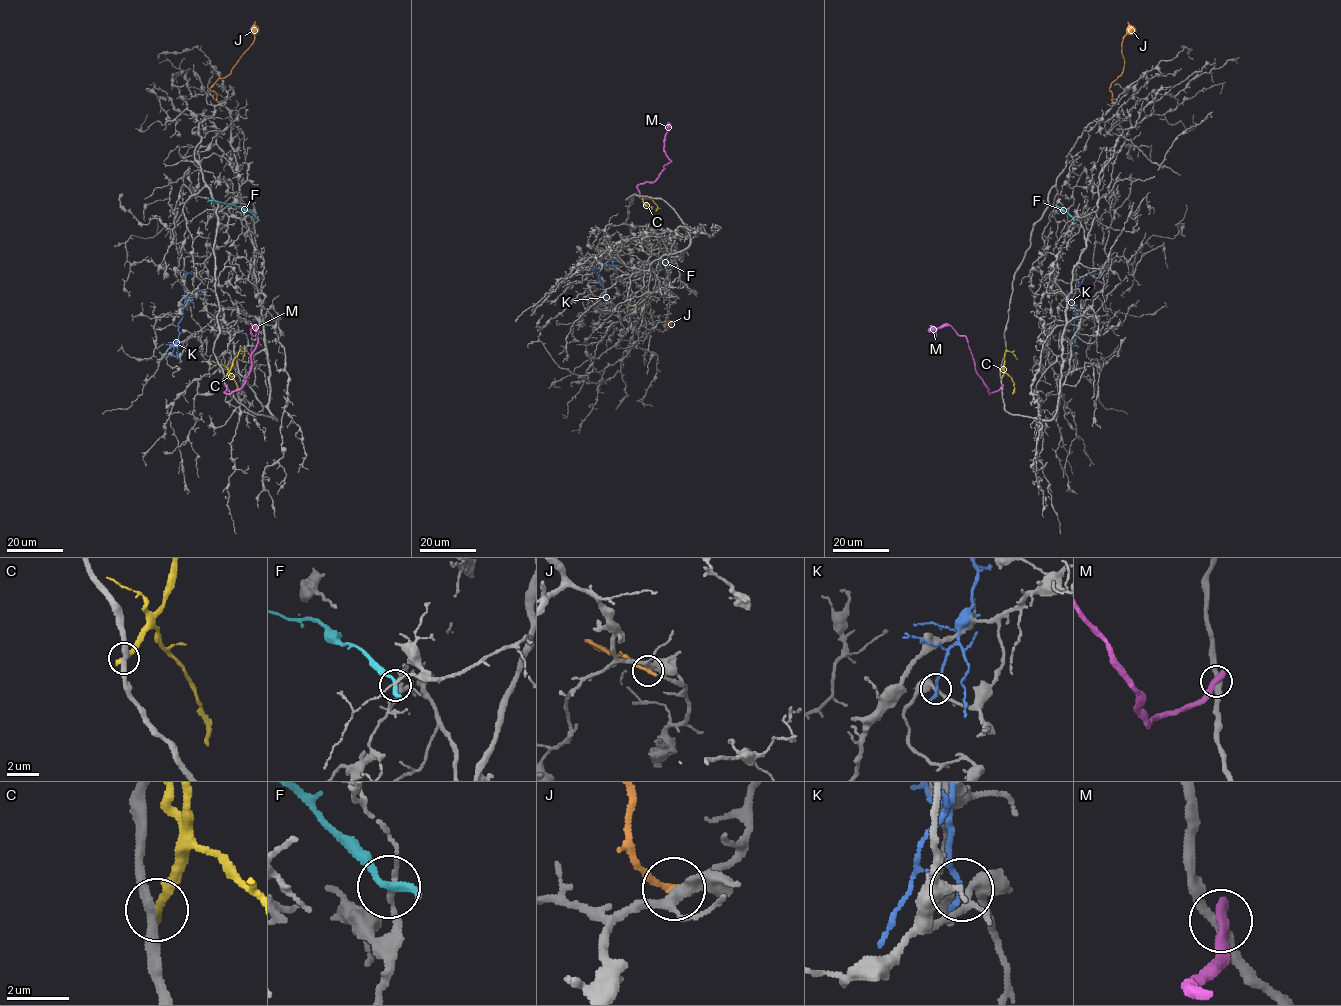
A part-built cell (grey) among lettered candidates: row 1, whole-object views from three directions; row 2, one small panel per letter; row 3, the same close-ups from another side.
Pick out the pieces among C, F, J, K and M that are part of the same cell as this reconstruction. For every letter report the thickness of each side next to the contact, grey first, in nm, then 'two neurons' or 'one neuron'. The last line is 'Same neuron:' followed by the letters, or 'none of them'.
C: 320 nm thick on the grey side, 320 nm on the other; two neurons
F: 130 nm thick on the grey side, 220 nm on the other; two neurons
J: 320 nm thick on the grey side, 280 nm on the other; two neurons
K: 260 nm thick on the grey side, 240 nm on the other; two neurons
M: 320 nm thick on the grey side, 480 nm on the other; two neurons
Same neuron: none of them

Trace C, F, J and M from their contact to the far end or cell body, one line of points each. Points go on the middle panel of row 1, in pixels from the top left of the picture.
C: (637, 195), (651, 199), (656, 206), (656, 211)
F: (670, 267), (641, 239), (620, 237)
J: (633, 308), (623, 303), (644, 317), (666, 316), (668, 321)
M: (640, 196), (638, 186), (655, 180), (670, 162), (664, 151), (670, 125), (668, 122)

